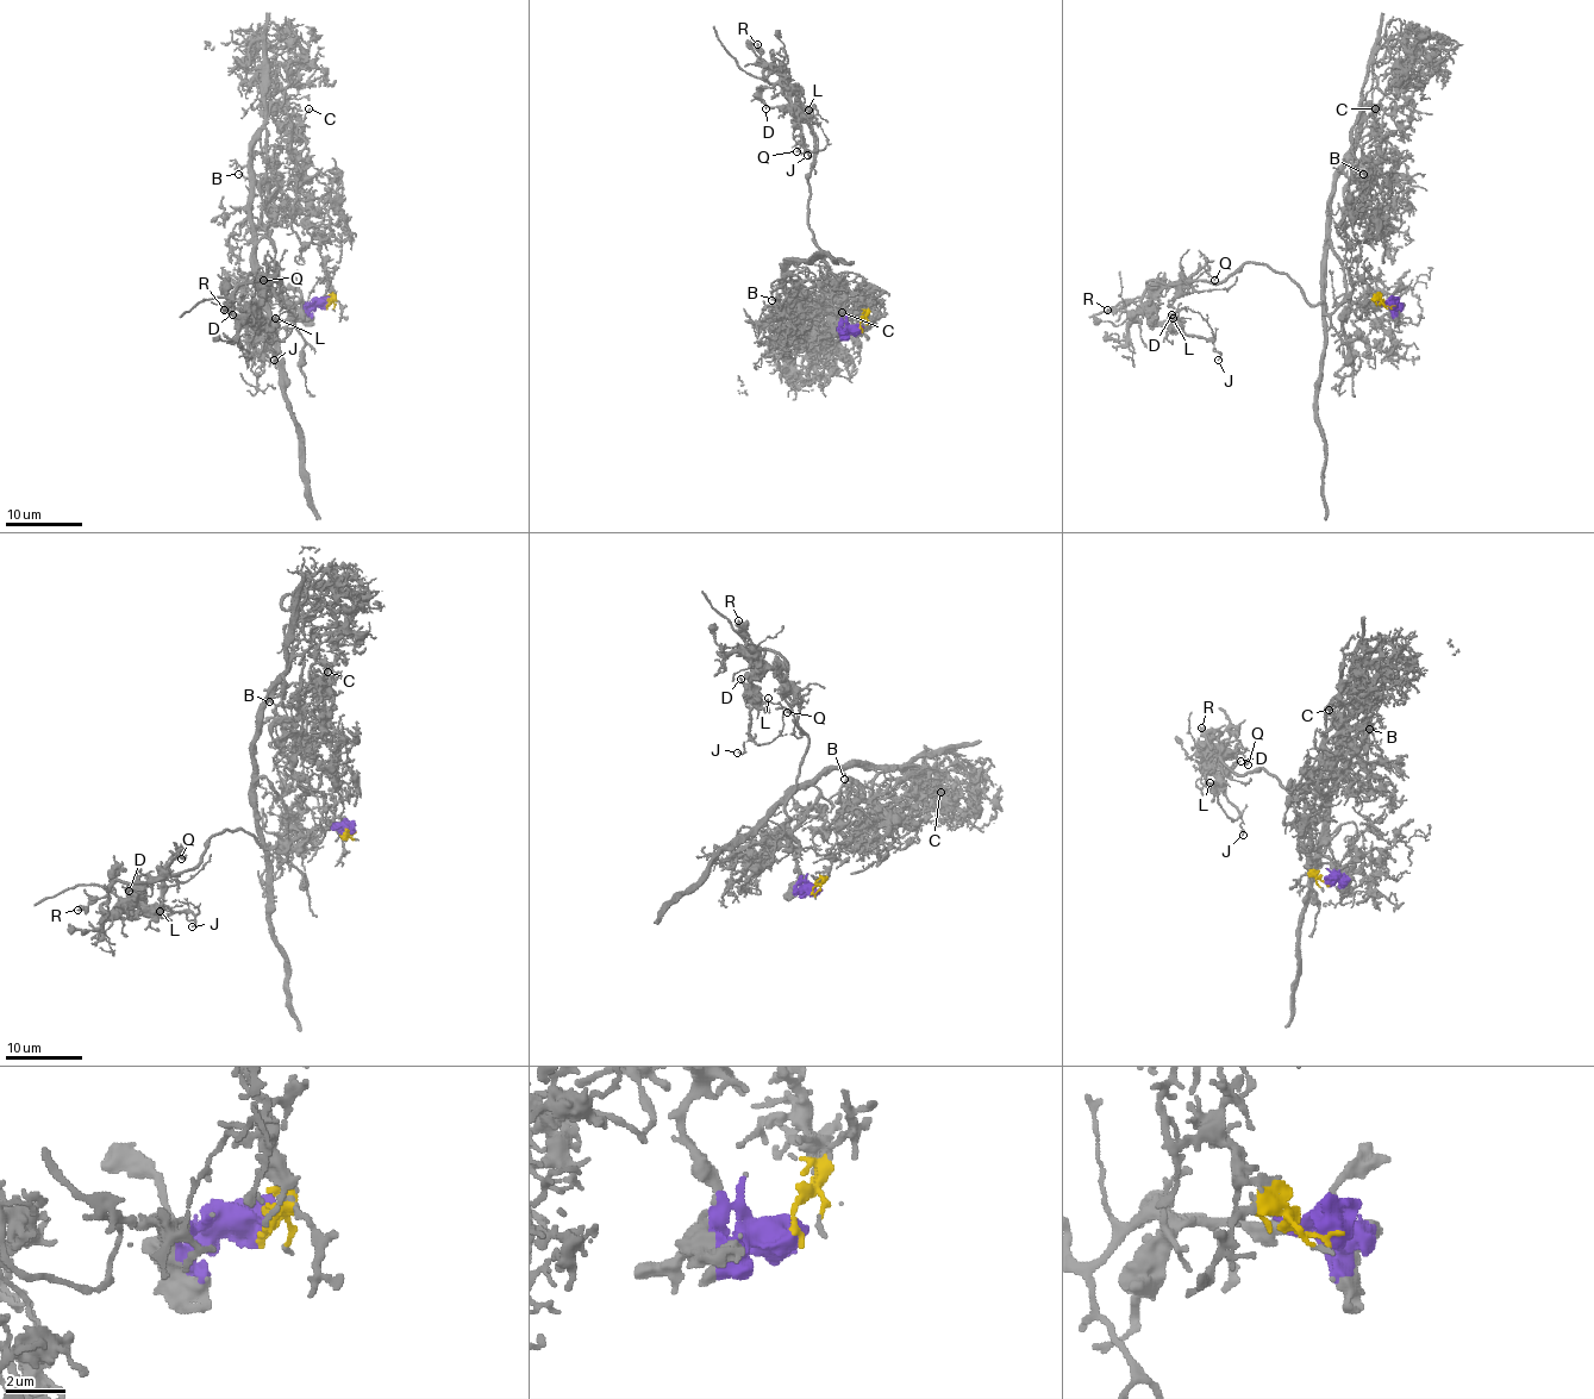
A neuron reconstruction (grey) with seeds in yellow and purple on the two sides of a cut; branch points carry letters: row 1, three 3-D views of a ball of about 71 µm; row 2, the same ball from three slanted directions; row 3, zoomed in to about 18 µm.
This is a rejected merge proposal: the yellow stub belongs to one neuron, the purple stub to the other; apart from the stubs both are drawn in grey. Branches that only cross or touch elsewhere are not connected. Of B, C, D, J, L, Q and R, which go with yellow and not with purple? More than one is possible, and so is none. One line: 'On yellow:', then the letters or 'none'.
On yellow: B, C

